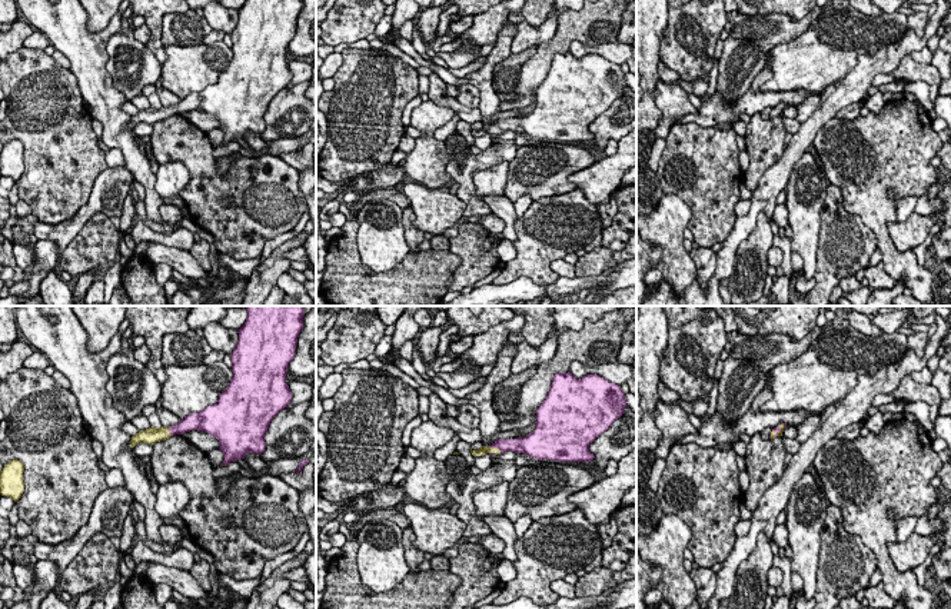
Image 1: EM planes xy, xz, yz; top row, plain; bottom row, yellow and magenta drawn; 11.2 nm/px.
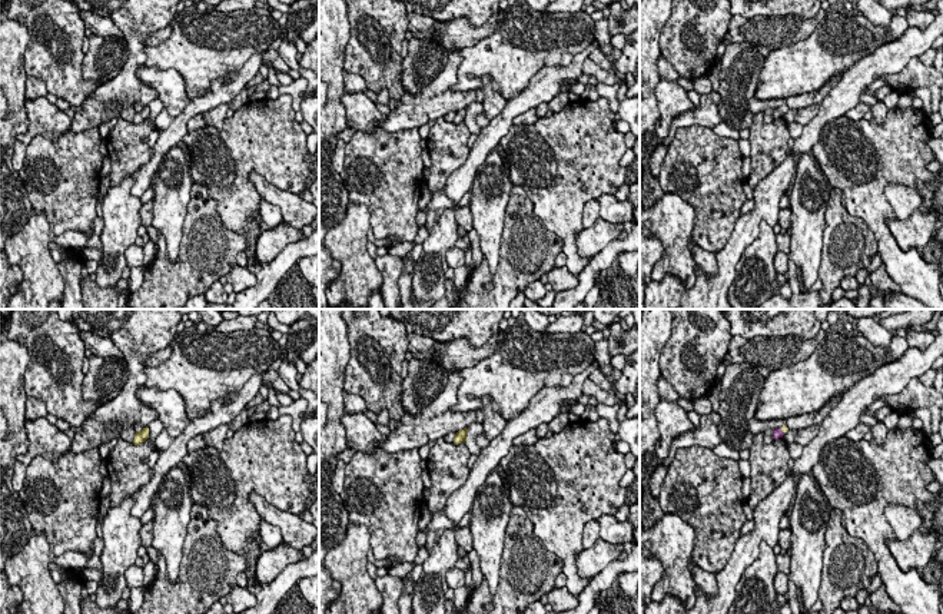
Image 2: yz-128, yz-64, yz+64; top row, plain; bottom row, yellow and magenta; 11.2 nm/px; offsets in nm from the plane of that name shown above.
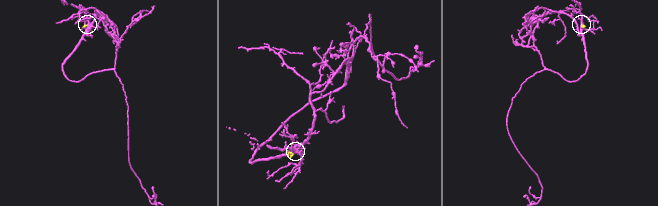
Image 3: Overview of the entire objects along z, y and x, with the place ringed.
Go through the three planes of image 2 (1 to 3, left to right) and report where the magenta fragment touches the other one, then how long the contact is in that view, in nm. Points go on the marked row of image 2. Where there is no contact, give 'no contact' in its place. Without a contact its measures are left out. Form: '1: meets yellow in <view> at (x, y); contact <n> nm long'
1: no contact
2: no contact
3: meets yellow in yz+64 at (783, 431); contact 80 nm long

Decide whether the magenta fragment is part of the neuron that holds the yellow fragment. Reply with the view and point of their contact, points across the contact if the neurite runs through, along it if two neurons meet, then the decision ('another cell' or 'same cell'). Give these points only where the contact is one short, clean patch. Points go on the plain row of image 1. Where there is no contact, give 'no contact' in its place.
meets yellow in xz at (495, 127); runs through xz (482, 130), (495, 127), (516, 125); same cell

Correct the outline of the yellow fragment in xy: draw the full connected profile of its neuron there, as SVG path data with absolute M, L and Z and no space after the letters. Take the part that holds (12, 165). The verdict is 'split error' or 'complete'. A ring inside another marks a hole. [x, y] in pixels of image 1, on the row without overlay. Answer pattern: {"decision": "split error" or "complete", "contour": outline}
{"decision": "complete", "contour": "M13 139L4 144L0 152L0 173L17 182L24 172L23 162L24 146L20 140Z"}

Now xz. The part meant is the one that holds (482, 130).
{"decision": "split error", "contour": "M571 51L555 53L548 76L536 90L536 106L526 117L496 119L489 127L479 130L470 127L473 136L499 134L506 130L525 133L535 139L552 139L553 142L592 142L593 133L589 124L621 97L629 87L619 64L598 54L586 54L576 59Z"}

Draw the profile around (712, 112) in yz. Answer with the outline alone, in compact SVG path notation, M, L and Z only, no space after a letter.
M764 66L752 80L751 87L736 102L725 103L719 91L715 91L712 96L704 94L699 97L702 106L698 112L689 113L678 122L681 124L696 123L702 127L715 127L721 123L734 124L741 114L754 116L767 107L774 109L779 103L797 106L811 94L821 96L818 91L804 89L789 91L761 91L759 87L769 79L772 79L772 71L768 66Z

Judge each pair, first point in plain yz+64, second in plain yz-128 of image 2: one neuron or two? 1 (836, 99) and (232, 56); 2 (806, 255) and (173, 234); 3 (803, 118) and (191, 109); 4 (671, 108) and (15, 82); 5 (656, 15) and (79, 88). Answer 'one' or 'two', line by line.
1: two
2: one
3: two
4: two
5: two

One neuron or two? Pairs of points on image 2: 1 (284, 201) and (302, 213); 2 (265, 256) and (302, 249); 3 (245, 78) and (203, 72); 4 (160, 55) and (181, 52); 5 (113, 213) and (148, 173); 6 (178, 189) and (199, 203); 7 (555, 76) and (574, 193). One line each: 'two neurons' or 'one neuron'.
1: one neuron
2: two neurons
3: two neurons
4: one neuron
5: two neurons
6: two neurons
7: two neurons

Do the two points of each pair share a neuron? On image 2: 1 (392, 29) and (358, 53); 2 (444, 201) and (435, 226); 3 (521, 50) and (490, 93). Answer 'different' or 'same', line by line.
1: same
2: same
3: different

